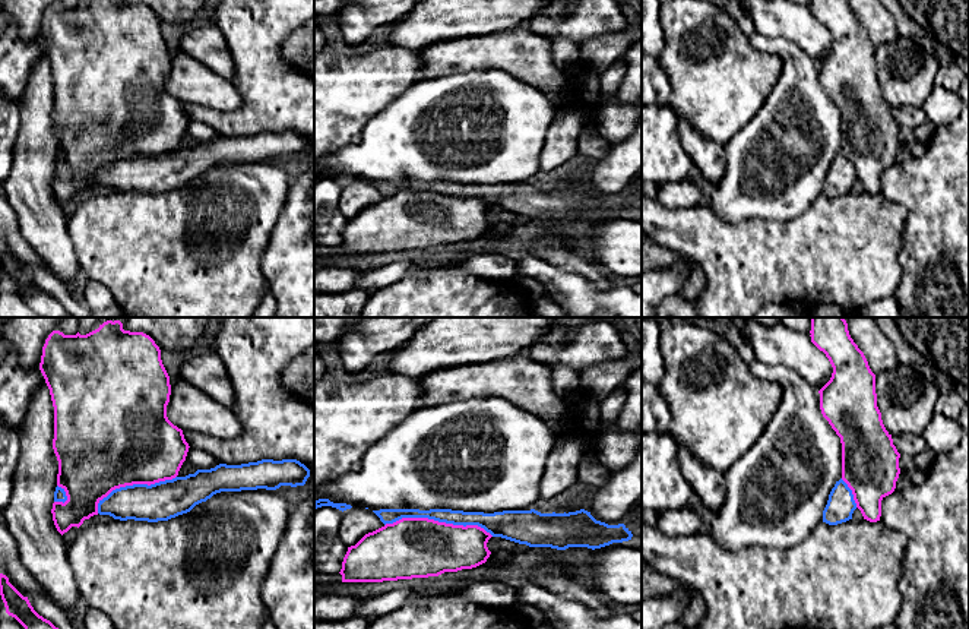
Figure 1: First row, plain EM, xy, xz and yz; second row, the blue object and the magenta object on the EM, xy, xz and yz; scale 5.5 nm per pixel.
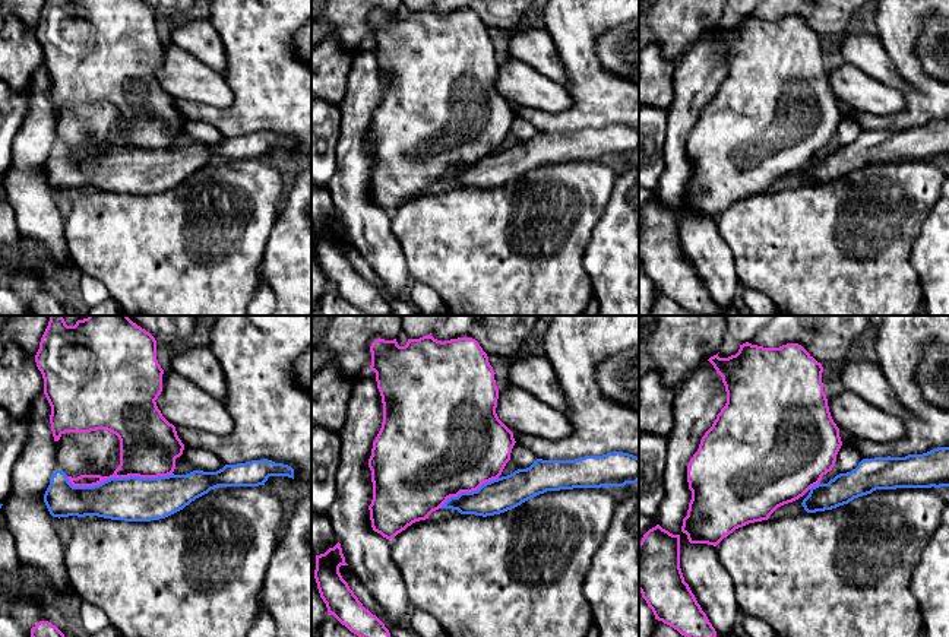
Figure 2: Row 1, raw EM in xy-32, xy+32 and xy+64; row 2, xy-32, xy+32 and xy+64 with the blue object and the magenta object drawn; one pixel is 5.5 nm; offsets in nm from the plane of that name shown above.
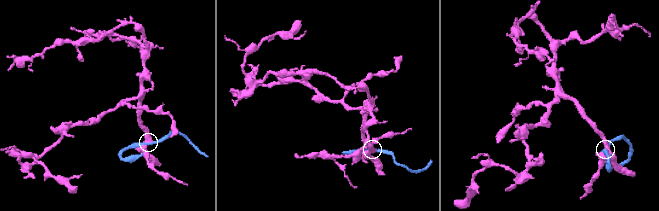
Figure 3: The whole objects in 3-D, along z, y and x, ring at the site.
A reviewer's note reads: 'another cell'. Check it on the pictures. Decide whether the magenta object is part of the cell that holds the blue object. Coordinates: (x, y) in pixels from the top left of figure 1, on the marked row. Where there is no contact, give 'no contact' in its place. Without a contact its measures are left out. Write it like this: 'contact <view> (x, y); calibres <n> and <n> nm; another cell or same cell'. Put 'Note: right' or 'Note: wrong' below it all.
contact xz (439, 521); calibres 80 and 340 nm; another cell
Note: right

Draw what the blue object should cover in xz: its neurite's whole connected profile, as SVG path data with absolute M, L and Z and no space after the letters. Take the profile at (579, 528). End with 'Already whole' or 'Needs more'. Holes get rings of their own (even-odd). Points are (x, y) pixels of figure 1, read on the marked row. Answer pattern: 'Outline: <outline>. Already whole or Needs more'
Outline: M380 509L373 512L384 525L402 518L428 518L453 525L478 525L493 537L501 537L529 547L551 547L557 550L569 547L595 550L612 543L628 541L633 537L624 524L608 525L596 521L585 509L569 513L541 513L535 509L494 513L452 509Z. Already whole

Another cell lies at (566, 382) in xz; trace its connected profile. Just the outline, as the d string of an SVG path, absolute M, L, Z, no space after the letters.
M552 369L552 389L564 401L573 398L580 391L580 373L567 369Z

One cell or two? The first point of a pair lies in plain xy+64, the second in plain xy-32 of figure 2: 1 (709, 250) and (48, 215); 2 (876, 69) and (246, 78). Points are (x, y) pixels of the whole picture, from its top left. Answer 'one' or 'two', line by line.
1: one
2: two

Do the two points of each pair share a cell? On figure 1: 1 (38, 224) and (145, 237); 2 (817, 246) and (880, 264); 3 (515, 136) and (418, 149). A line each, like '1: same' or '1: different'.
1: different
2: same
3: same

